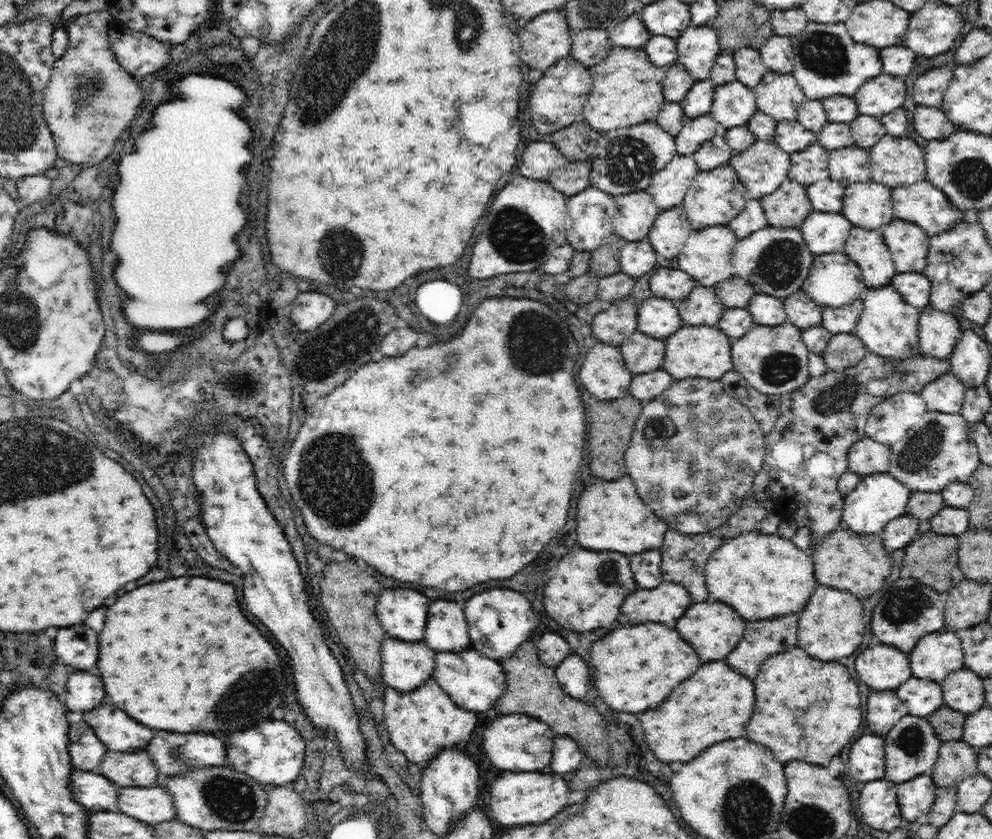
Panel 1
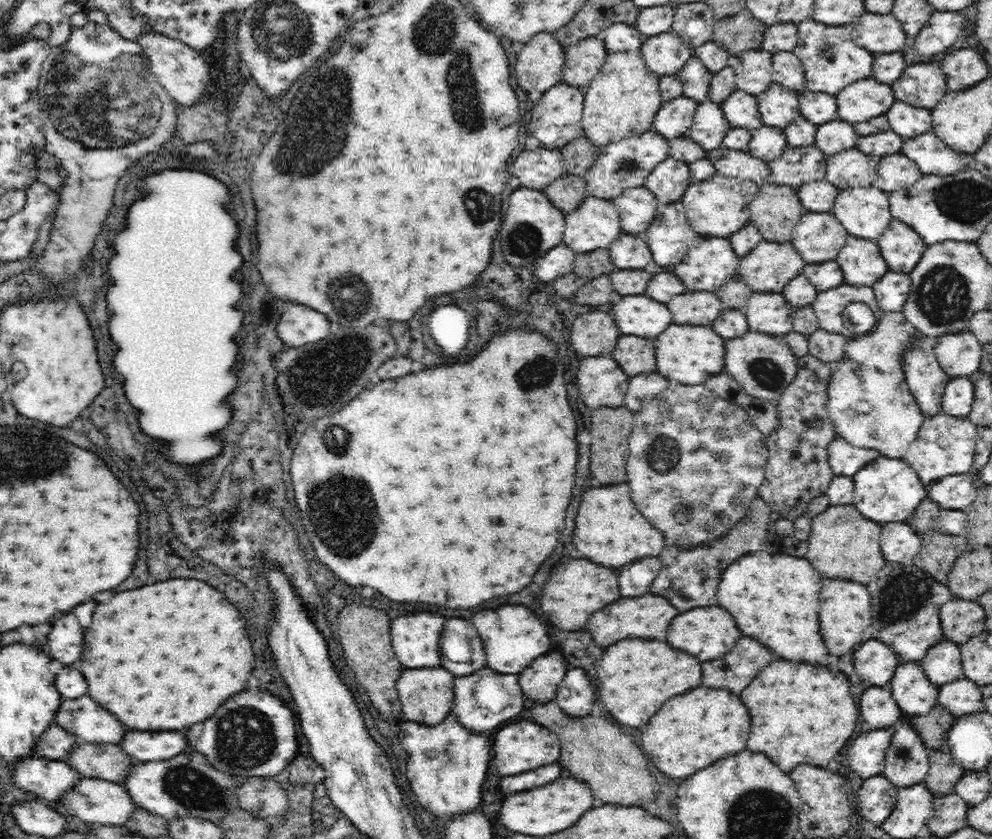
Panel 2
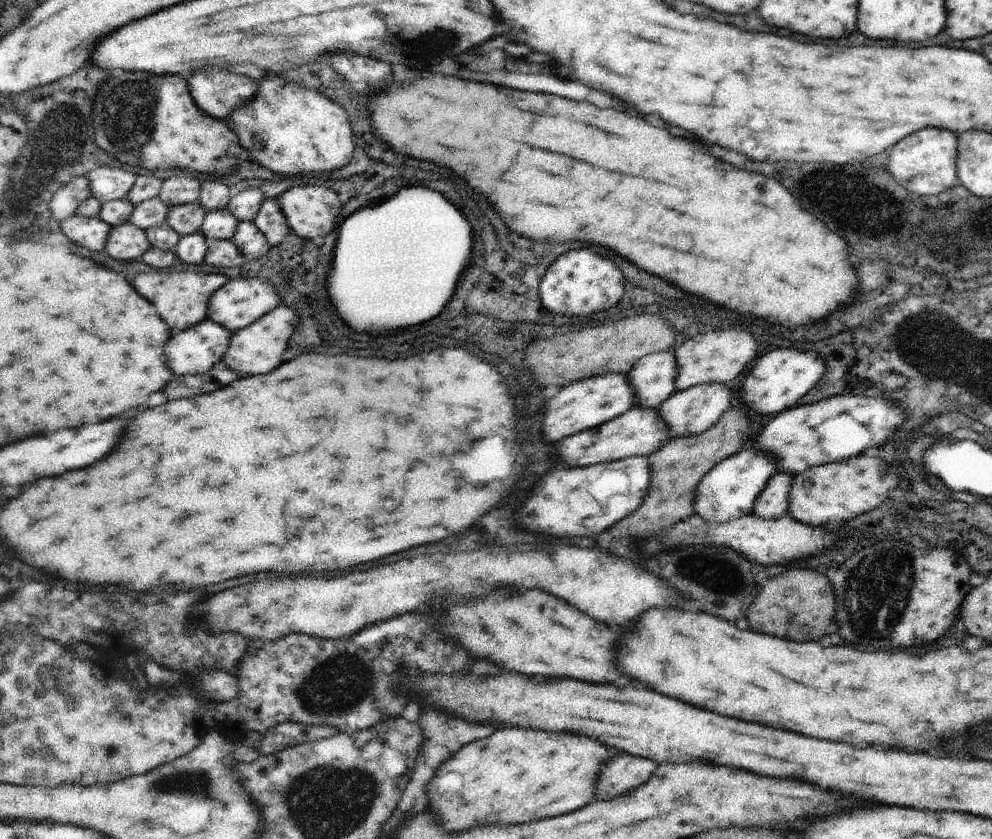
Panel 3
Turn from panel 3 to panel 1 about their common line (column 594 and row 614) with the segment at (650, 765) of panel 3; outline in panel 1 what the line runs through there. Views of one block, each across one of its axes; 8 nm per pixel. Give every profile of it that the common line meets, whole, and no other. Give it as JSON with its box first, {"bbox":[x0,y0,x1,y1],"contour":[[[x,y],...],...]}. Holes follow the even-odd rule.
{"bbox":[726,614,798,680],"contour":[[[790,614],[790,616],[778,616],[774,620],[758,620],[758,622],[750,622],[746,626],[744,638],[742,642],[734,648],[734,652],[726,658],[726,662],[732,668],[738,668],[738,672],[742,672],[744,676],[750,676],[750,680],[754,680],[754,676],[758,674],[762,662],[778,652],[786,652],[790,648],[796,646],[796,634],[798,634],[798,614]]]}

